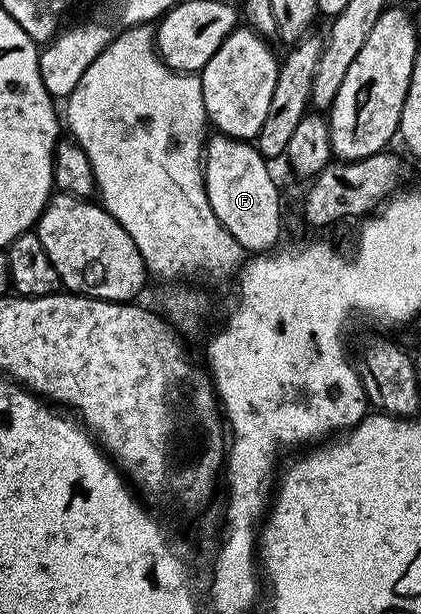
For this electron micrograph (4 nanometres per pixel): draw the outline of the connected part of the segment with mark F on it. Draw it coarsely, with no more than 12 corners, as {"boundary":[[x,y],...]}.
{"boundary":[[248,140],[205,142],[211,211],[242,250],[281,237],[281,193]]}

